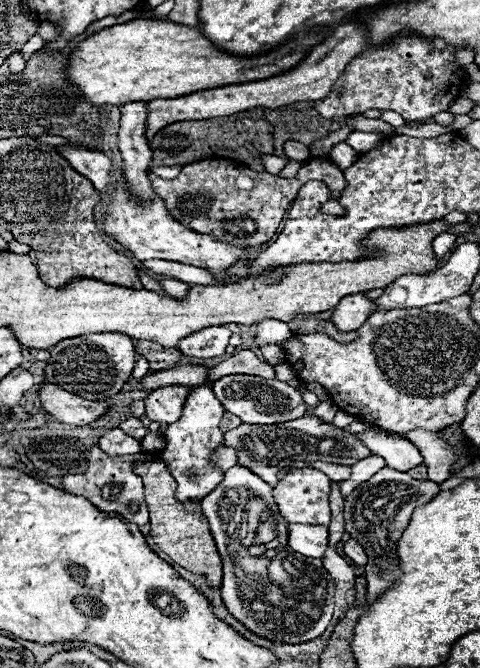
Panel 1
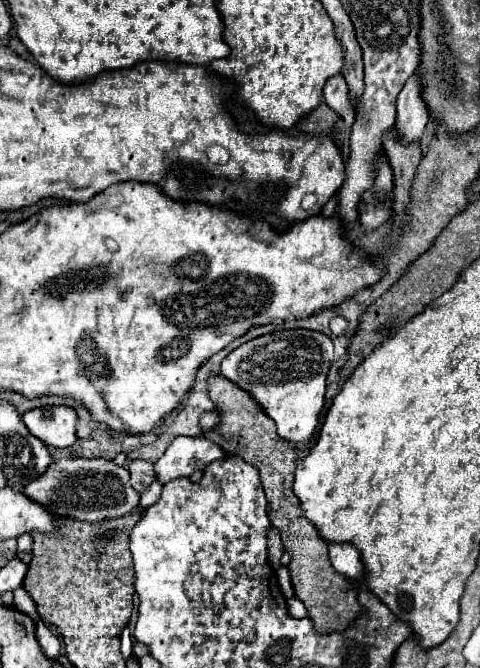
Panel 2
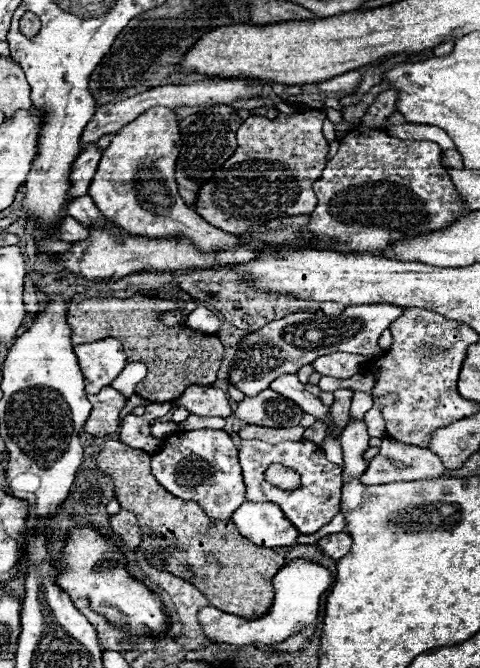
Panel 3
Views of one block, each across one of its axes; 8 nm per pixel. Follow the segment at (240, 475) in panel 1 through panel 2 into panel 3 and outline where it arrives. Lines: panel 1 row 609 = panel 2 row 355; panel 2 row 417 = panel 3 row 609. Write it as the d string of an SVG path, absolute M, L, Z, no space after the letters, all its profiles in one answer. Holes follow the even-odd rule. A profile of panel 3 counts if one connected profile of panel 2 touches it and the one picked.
M296 558L296 560L288 562L286 566L282 566L278 570L278 574L272 578L272 586L274 586L276 596L274 596L270 610L264 616L254 618L254 620L246 620L240 616L224 614L222 610L218 610L214 606L208 606L208 608L200 610L198 620L204 626L204 634L214 642L236 644L236 646L248 646L248 644L276 646L318 618L320 598L330 588L330 584L332 584L332 574L326 566L322 566L318 562L304 560L304 558Z

